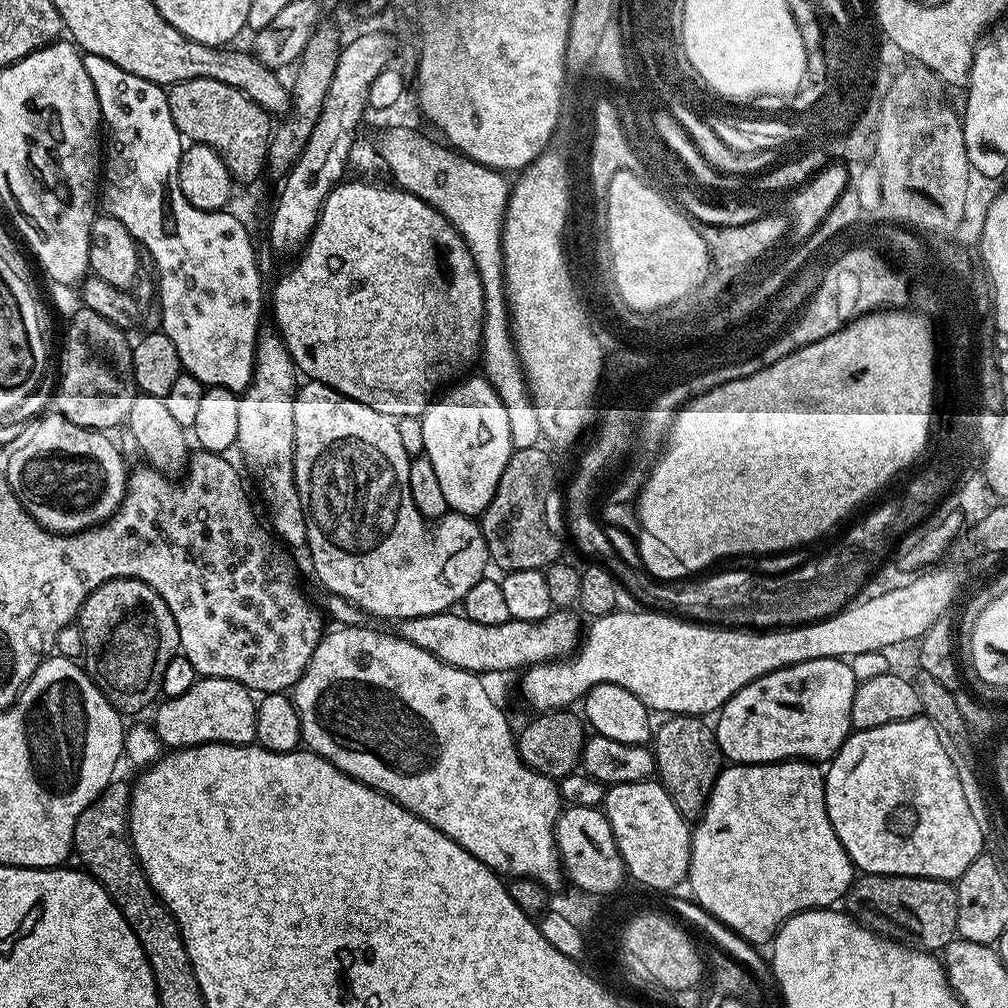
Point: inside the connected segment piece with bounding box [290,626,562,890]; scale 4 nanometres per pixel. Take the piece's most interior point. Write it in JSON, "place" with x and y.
{"place":[428,735]}

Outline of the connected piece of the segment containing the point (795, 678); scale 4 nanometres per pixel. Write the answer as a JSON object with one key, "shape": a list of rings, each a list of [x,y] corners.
{"shape":[[[814,658],[810,662],[798,662],[794,666],[774,670],[735,692],[714,720],[721,757],[737,764],[774,764],[777,760],[831,760],[853,731],[850,706],[854,702],[858,675],[850,665],[848,660]]]}

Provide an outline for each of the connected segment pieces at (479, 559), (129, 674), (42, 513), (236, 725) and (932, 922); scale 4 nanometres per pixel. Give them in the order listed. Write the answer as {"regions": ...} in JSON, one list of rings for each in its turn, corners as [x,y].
{"regions":[[[[304,382],[299,385],[294,402],[294,474],[296,475],[296,489],[308,523],[306,548],[307,551],[312,551],[312,568],[316,571],[317,578],[328,587],[327,591],[331,595],[340,596],[343,600],[356,604],[369,617],[381,616],[382,619],[393,620],[393,622],[449,611],[463,601],[470,586],[485,579],[487,572],[484,571],[490,568],[486,538],[483,537],[481,525],[473,517],[449,514],[441,516],[431,525],[432,532],[424,529],[426,527],[424,515],[416,509],[414,498],[410,494],[409,463],[410,457],[406,454],[406,450],[402,450],[402,442],[398,438],[398,426],[393,417],[384,416],[378,410],[362,402],[354,402],[325,384]]],[[[123,576],[98,586],[98,590],[89,594],[80,608],[78,627],[84,647],[83,667],[117,712],[140,712],[155,696],[161,695],[162,674],[166,674],[166,666],[178,654],[180,635],[174,614],[170,614],[170,606],[166,606],[164,599],[146,586],[146,582]]],[[[51,414],[36,424],[36,429],[23,437],[19,446],[11,449],[6,475],[18,502],[49,532],[75,534],[103,524],[118,510],[125,490],[128,489],[129,469],[124,469],[124,460],[111,440],[111,435],[94,428],[74,426],[65,416]]],[[[200,678],[186,694],[167,697],[156,712],[154,727],[168,750],[197,748],[200,744],[251,745],[256,738],[256,700],[249,689],[226,678]]],[[[860,874],[853,879],[842,904],[848,915],[859,924],[899,944],[907,944],[909,948],[936,954],[957,939],[958,894],[956,884],[950,880]]]]}

